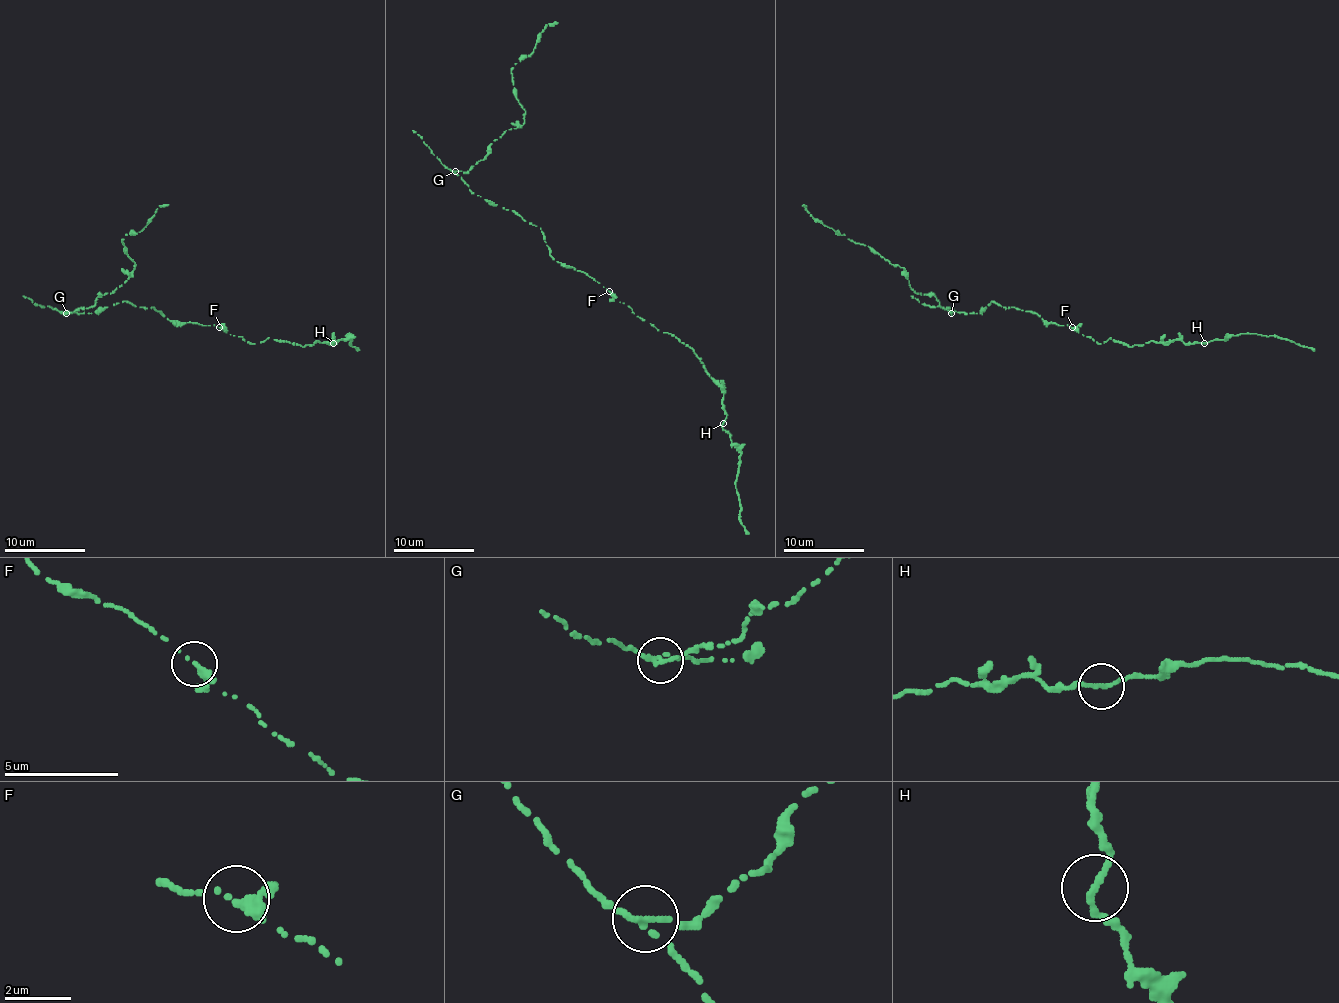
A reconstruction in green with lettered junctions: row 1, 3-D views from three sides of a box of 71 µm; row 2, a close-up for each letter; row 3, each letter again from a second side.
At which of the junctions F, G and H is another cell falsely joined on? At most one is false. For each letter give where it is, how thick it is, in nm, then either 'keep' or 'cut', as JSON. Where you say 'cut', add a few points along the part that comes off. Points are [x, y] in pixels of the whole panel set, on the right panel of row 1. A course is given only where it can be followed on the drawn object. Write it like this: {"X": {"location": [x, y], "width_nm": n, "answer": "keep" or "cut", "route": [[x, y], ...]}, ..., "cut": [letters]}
{"F": {"location": [1072, 327], "width_nm": 180, "answer": "keep"}, "G": {"location": [951, 313], "width_nm": 170, "answer": "cut", "route": [[952, 313], [940, 306], [932, 294], [915, 292], [903, 268], [869, 246], [850, 241], [820, 223], [804, 205]]}, "H": {"location": [1204, 343], "width_nm": 190, "answer": "keep"}, "cut": ["G"]}

